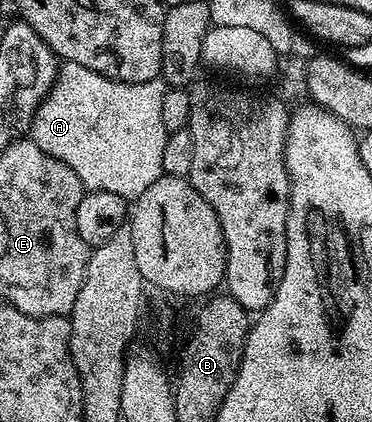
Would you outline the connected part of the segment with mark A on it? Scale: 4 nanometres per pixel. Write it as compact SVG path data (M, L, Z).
M62 62L52 88L34 114L29 137L37 146L44 148L48 156L68 164L87 191L116 192L116 196L121 198L136 199L140 192L144 192L144 188L156 184L156 180L163 177L164 144L168 131L164 124L162 105L167 89L161 77L144 84L128 84L100 76L100 72L84 68L84 64Z

